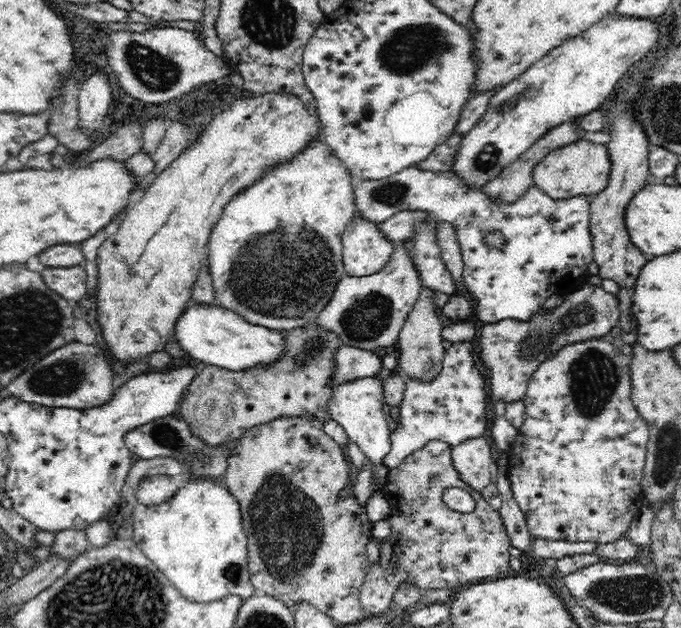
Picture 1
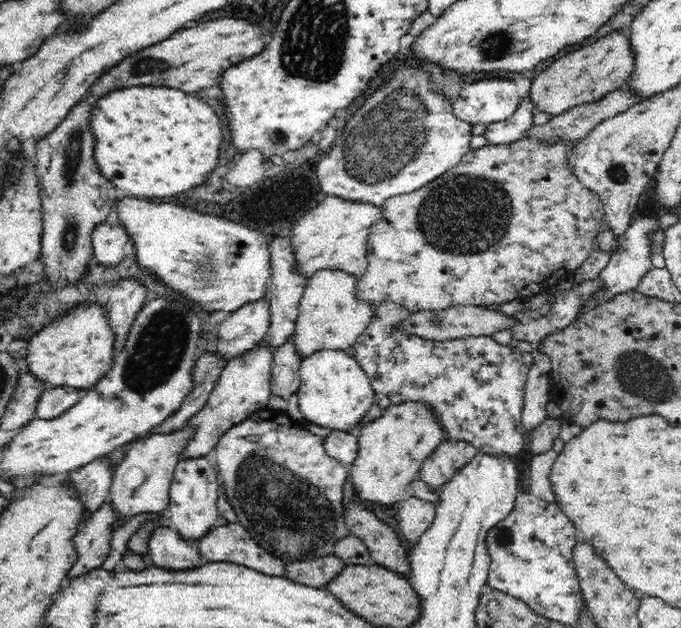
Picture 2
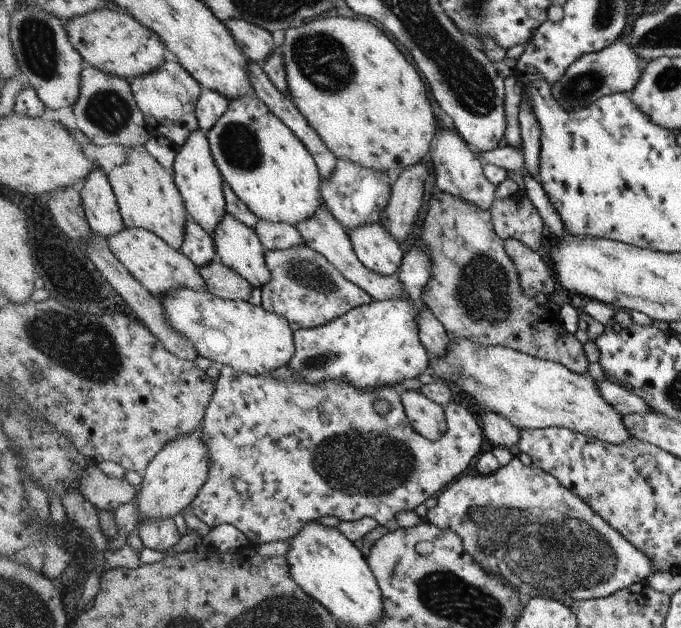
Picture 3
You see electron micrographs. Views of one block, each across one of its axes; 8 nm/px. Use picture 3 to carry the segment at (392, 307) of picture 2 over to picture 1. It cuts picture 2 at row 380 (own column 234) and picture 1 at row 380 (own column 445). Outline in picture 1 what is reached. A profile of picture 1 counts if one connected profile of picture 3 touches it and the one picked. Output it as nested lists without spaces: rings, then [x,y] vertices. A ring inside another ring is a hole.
[[[454,342],[445,351],[442,370],[430,383],[413,382],[404,376],[404,398],[400,403],[400,424],[391,433],[391,448],[381,464],[388,469],[398,468],[403,460],[429,441],[442,441],[451,447],[484,436],[490,414],[489,392],[478,360],[474,360],[472,342]]]

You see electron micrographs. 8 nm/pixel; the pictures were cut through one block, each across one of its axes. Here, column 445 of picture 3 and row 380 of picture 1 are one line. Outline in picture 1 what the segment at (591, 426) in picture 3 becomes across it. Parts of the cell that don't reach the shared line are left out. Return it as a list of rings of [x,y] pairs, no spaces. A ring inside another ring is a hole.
[[[366,377],[344,382],[335,387],[328,401],[328,413],[346,430],[349,442],[354,442],[373,465],[380,465],[391,448],[390,426],[386,423],[386,414],[382,404],[385,402],[382,377]]]

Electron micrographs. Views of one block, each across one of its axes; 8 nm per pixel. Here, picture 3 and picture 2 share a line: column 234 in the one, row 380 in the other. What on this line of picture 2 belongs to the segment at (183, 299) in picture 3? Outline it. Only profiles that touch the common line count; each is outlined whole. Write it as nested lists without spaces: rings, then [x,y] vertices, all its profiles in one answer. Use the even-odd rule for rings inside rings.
[[[324,350],[302,358],[299,366],[300,384],[296,392],[303,421],[331,428],[332,431],[346,431],[354,428],[375,402],[372,388],[364,369],[354,356],[343,351]]]

